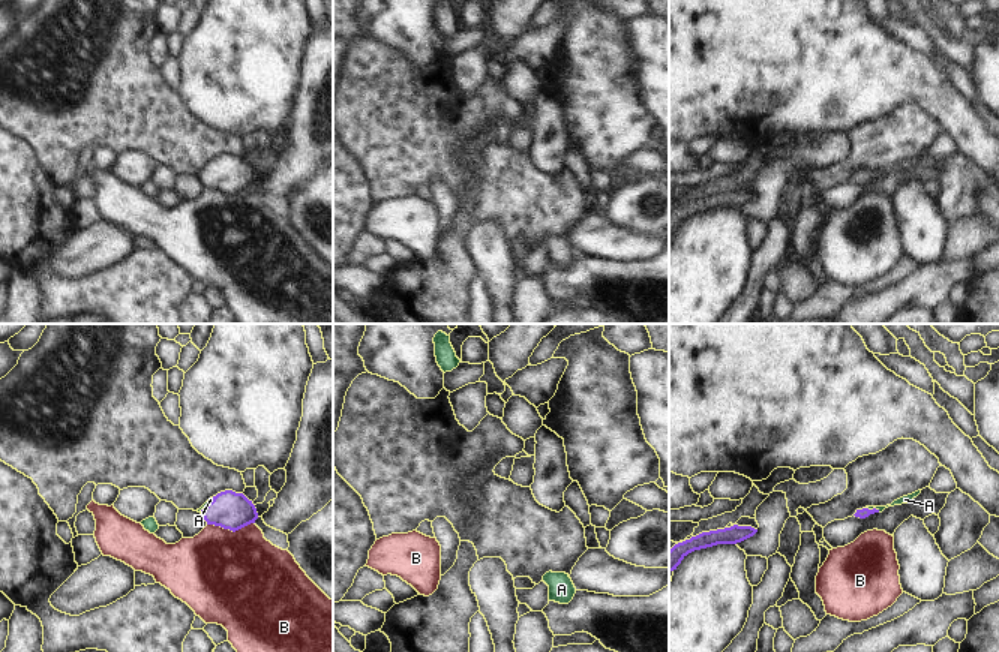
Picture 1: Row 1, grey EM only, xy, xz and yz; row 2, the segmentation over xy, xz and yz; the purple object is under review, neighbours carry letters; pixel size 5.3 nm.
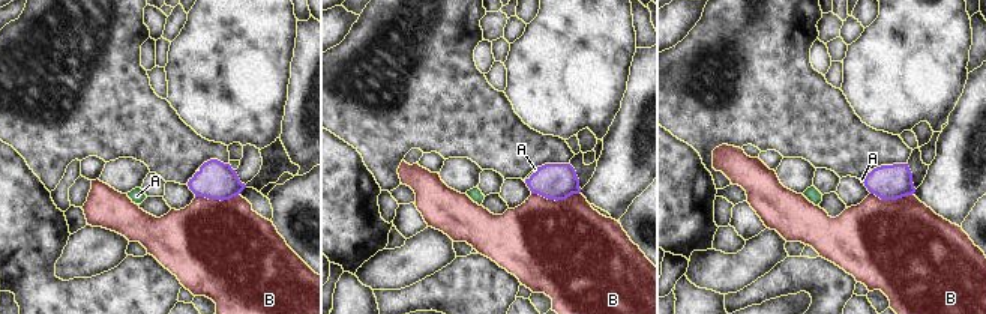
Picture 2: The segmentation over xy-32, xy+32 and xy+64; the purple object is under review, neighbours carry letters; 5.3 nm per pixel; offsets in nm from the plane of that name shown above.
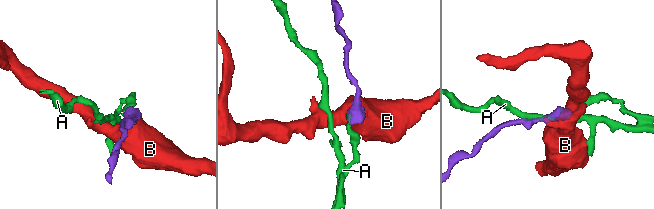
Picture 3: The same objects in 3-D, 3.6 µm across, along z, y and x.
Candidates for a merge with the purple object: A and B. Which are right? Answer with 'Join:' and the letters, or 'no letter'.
Join: A

